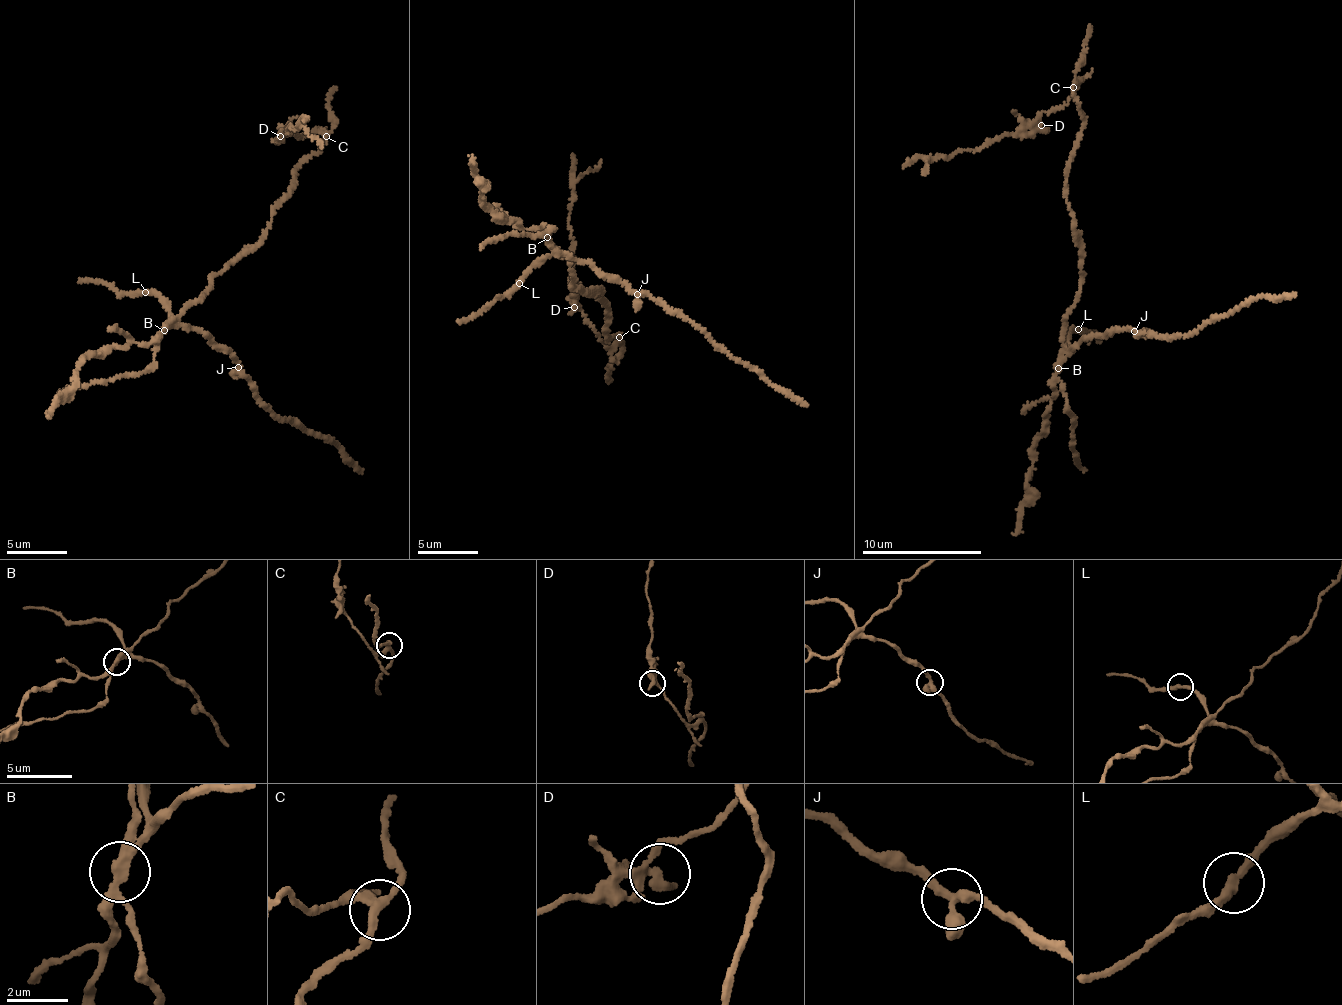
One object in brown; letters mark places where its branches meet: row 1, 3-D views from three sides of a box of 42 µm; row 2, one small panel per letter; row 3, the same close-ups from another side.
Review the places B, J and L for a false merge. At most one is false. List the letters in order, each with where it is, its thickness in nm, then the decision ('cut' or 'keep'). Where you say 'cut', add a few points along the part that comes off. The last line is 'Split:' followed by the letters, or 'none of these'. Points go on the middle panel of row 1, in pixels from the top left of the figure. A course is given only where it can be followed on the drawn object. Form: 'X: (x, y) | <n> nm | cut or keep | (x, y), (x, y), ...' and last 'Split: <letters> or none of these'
B: (547, 237) | 260 nm | cut | (546, 237), (571, 283), (600, 289), (611, 344), (577, 300), (568, 218), (575, 182), (601, 160)
J: (637, 294) | 280 nm | keep
L: (519, 283) | 280 nm | keep
Split: B

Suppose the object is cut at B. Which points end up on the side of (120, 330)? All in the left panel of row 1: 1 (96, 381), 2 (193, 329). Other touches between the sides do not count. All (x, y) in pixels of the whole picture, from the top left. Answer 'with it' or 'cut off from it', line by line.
1: cut off from it
2: cut off from it

